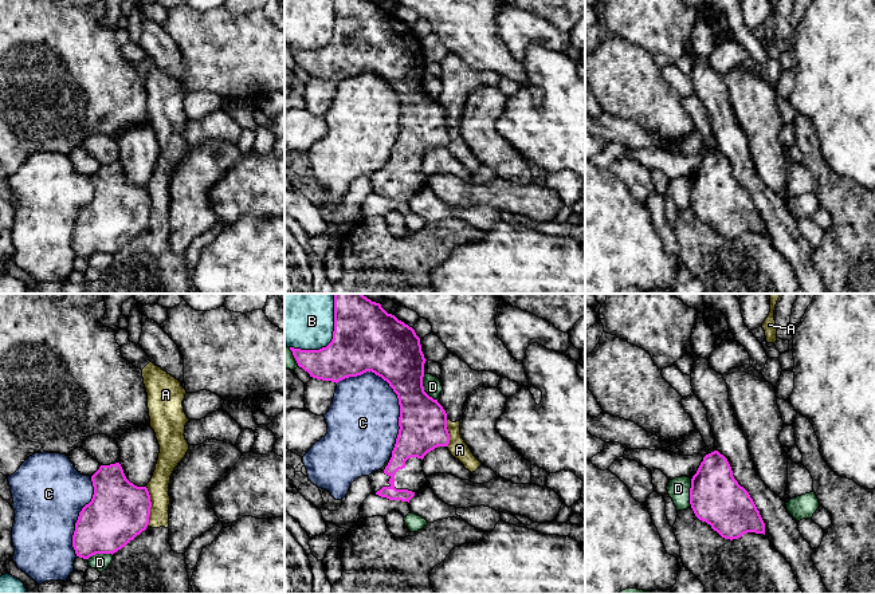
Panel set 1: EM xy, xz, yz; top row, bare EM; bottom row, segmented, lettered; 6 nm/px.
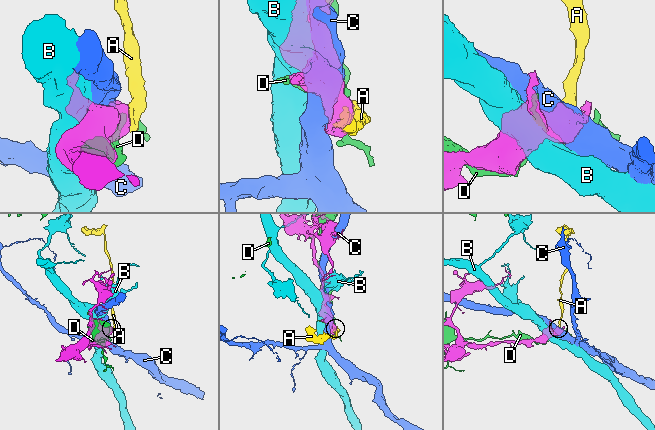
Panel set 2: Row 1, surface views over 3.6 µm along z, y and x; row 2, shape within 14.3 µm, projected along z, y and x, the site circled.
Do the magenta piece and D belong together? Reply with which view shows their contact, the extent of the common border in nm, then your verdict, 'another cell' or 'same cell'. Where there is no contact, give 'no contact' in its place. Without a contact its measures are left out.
xz | 180 nm | another cell

